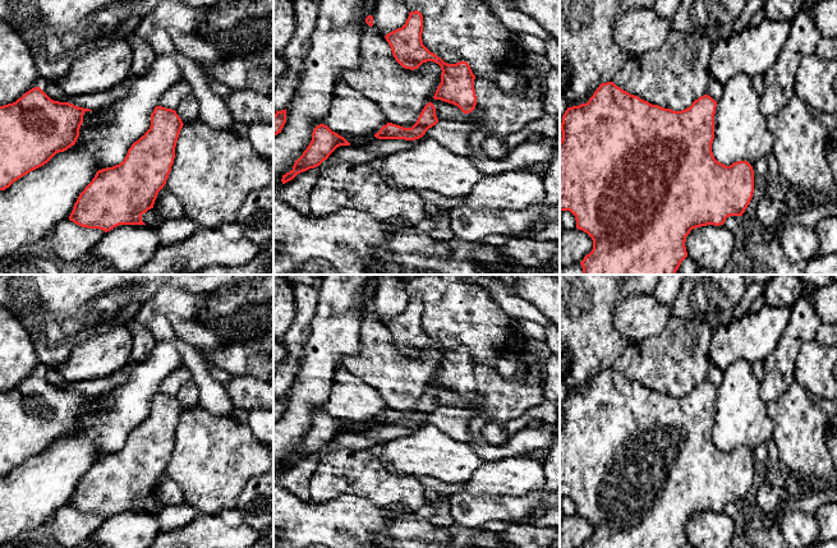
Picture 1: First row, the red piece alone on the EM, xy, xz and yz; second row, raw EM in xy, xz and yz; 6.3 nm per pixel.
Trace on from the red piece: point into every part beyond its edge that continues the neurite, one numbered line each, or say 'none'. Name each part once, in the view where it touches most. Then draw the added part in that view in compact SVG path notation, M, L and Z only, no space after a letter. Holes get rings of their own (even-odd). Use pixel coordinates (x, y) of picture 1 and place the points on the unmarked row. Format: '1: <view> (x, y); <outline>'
none

